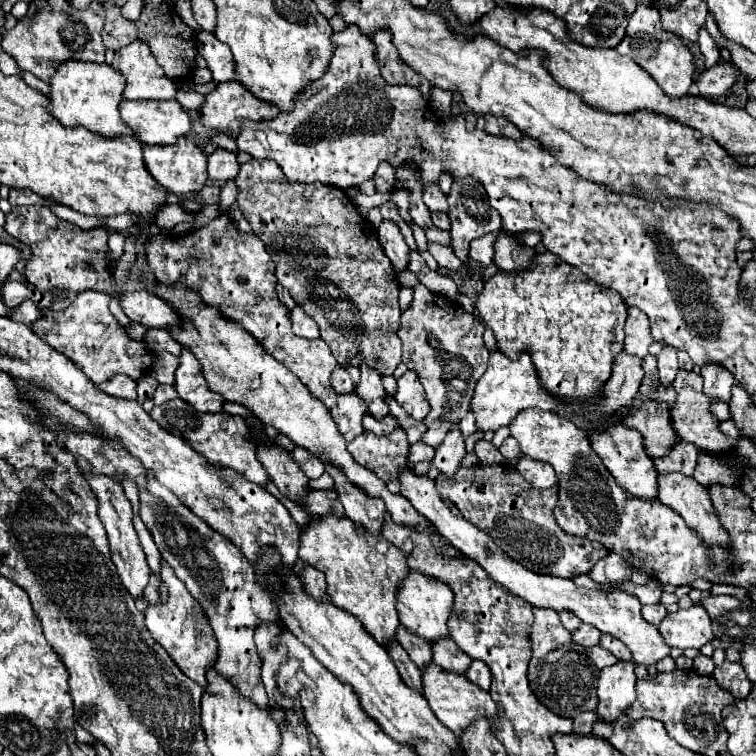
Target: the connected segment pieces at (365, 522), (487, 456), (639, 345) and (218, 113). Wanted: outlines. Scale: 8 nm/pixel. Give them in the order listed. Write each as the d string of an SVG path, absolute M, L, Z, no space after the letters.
M326 468L326 472L334 478L334 490L338 492L340 502L344 504L346 516L366 528L366 532L378 536L386 514L382 500L370 498L366 492L362 492L362 488L350 484L350 480L346 480L346 476L338 472L338 468Z
M478 440L476 442L476 448L474 448L474 454L478 456L480 464L502 464L504 462L504 456L492 446L492 442L486 442L486 440Z
M632 306L628 308L628 320L626 320L626 338L624 338L624 352L634 354L640 360L646 358L646 348L652 344L650 336L650 324L646 320L646 314L640 312L640 308Z
M236 80L220 82L200 108L202 122L216 132L238 132L242 120L270 120L278 108L258 100Z

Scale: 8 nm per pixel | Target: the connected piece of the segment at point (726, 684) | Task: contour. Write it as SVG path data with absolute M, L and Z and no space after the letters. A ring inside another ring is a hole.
M724 660L724 664L716 666L712 674L714 674L716 682L718 682L722 688L730 690L736 698L746 698L748 692L752 690L752 686L754 686L754 684L748 680L746 670L742 668L740 662Z

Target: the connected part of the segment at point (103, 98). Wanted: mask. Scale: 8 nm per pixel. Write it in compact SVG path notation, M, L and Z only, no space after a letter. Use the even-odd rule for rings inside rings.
M66 60L60 64L58 72L50 80L50 114L54 114L64 126L84 126L86 130L104 136L104 138L116 138L116 136L134 136L138 138L120 118L120 102L126 88L124 76L110 64L96 64L96 62L80 62L80 60Z

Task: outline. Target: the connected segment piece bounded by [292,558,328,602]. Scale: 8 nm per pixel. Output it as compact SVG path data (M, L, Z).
M300 558L296 560L296 564L292 566L292 570L302 576L302 582L306 586L306 592L310 592L310 596L316 596L318 602L326 602L328 600L324 572L320 572L318 568L314 568L312 564L308 564L308 562L300 560Z

